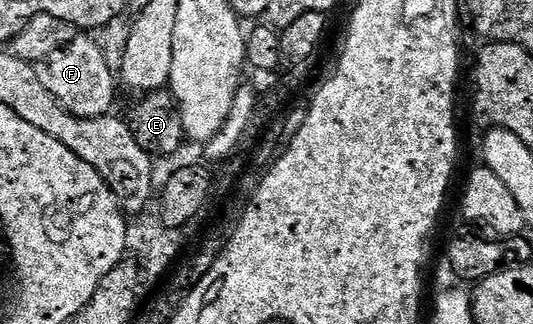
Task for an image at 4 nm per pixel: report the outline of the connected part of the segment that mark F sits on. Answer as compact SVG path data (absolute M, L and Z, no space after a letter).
M77 34L74 41L54 53L50 57L35 64L36 76L46 89L50 89L52 96L71 113L78 117L93 119L109 114L116 103L116 87L118 79L114 74L114 67L108 64L104 51L95 43L95 38L87 34Z

